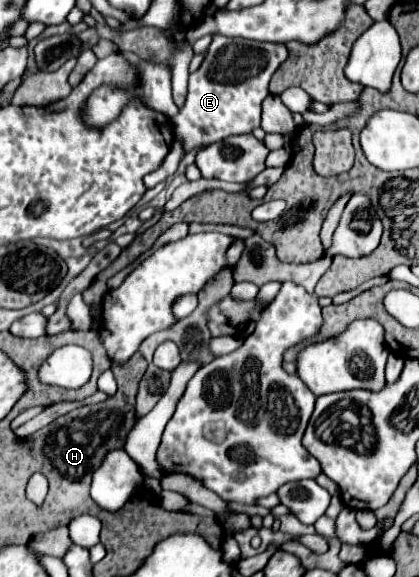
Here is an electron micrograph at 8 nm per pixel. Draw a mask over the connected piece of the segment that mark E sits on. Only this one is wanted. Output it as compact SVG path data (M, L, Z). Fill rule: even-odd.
M213 34L211 38L201 68L189 76L187 102L171 118L173 134L181 142L183 154L197 146L209 146L227 136L249 134L259 128L261 102L269 96L269 80L289 56L283 44L227 38L221 34Z

